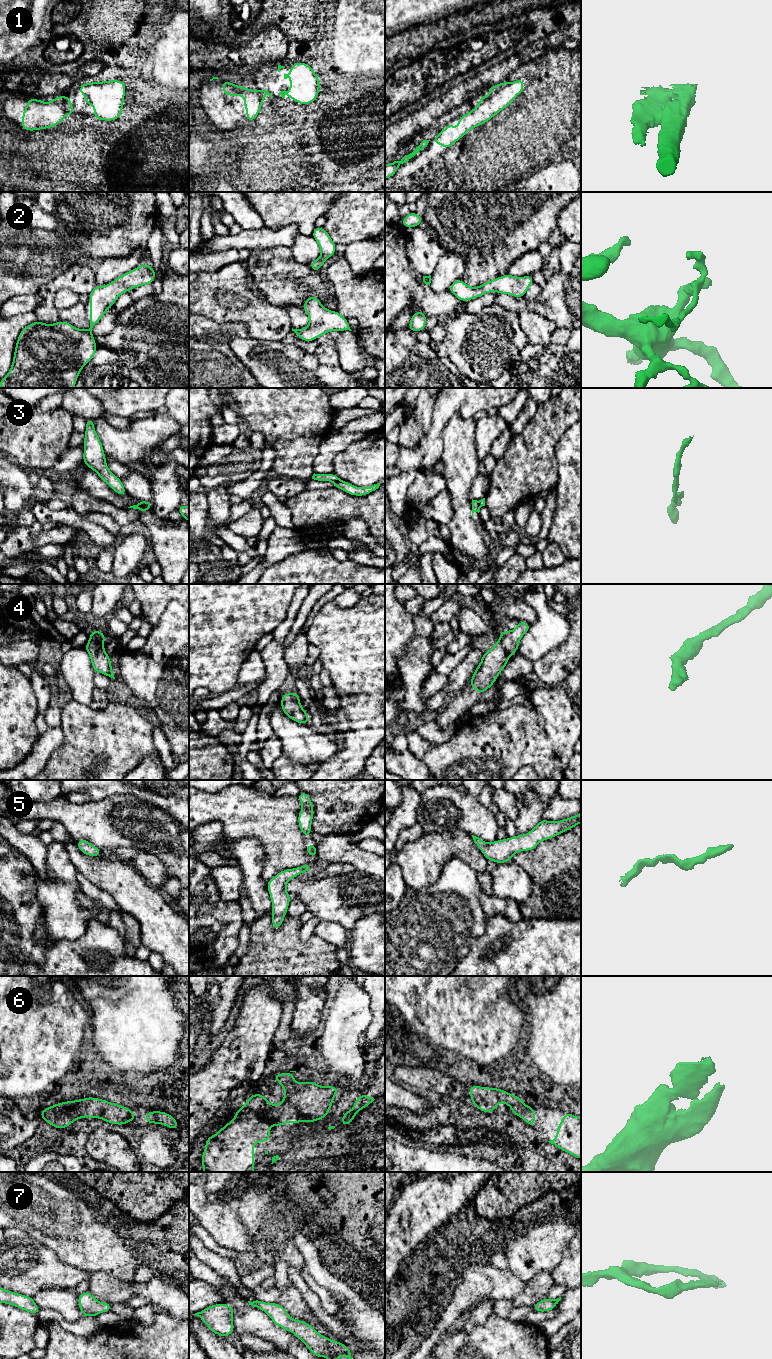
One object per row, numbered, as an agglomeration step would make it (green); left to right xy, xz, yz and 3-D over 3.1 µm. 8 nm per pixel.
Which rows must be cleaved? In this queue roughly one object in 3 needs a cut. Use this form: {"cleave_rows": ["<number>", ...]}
{"cleave_rows": ["1", "3"]}

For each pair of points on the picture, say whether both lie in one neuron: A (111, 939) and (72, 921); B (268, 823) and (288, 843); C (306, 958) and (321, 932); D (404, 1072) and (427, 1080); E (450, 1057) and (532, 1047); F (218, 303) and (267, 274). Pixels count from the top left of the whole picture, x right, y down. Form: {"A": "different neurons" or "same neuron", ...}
{"A": "different neurons", "B": "same neuron", "C": "different neurons", "D": "same neuron", "E": "different neurons", "F": "different neurons"}

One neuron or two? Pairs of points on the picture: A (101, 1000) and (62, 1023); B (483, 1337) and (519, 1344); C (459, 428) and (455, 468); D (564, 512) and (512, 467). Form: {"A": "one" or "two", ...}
{"A": "two", "B": "one", "C": "one", "D": "two"}

